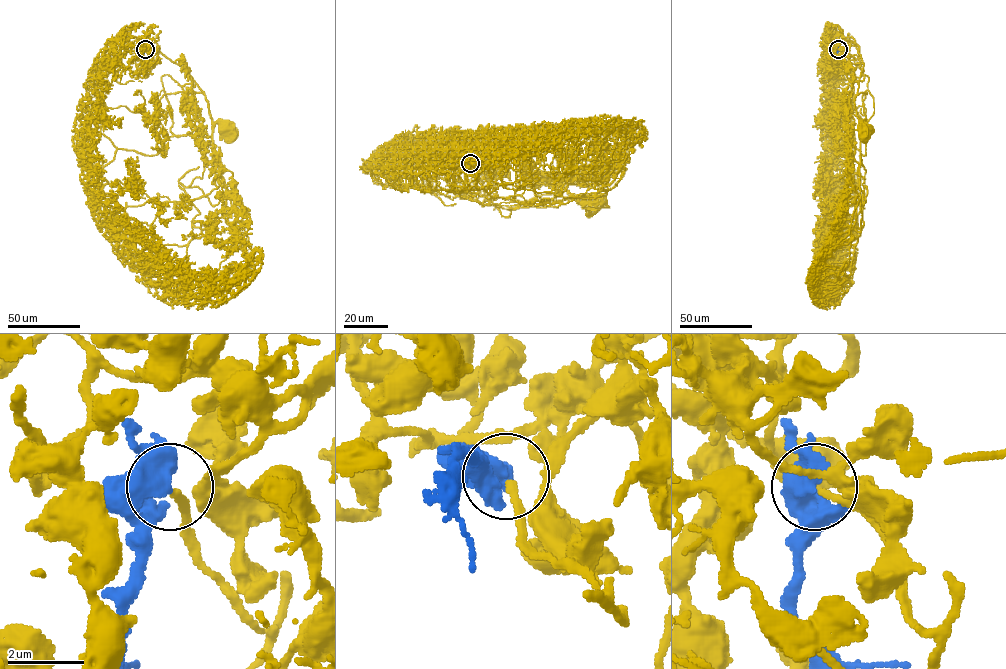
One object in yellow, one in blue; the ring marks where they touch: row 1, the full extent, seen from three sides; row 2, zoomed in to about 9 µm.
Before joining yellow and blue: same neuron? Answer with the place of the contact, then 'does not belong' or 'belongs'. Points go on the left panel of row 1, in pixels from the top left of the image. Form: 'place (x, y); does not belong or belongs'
place (145, 49); belongs

